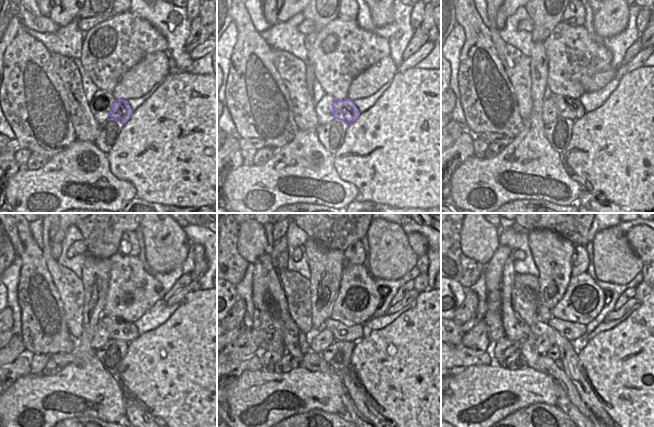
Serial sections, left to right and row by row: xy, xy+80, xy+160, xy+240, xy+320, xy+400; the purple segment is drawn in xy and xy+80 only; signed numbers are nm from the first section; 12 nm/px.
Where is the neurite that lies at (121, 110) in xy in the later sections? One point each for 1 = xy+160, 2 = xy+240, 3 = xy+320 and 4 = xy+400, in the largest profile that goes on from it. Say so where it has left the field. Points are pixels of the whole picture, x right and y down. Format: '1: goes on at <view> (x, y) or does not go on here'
1: goes on at xy+160 (568, 108)
2: goes on at xy+240 (126, 332)
3: goes on at xy+320 (344, 332)
4: goes on at xy+400 (570, 331)

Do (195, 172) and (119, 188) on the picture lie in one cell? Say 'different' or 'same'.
different

